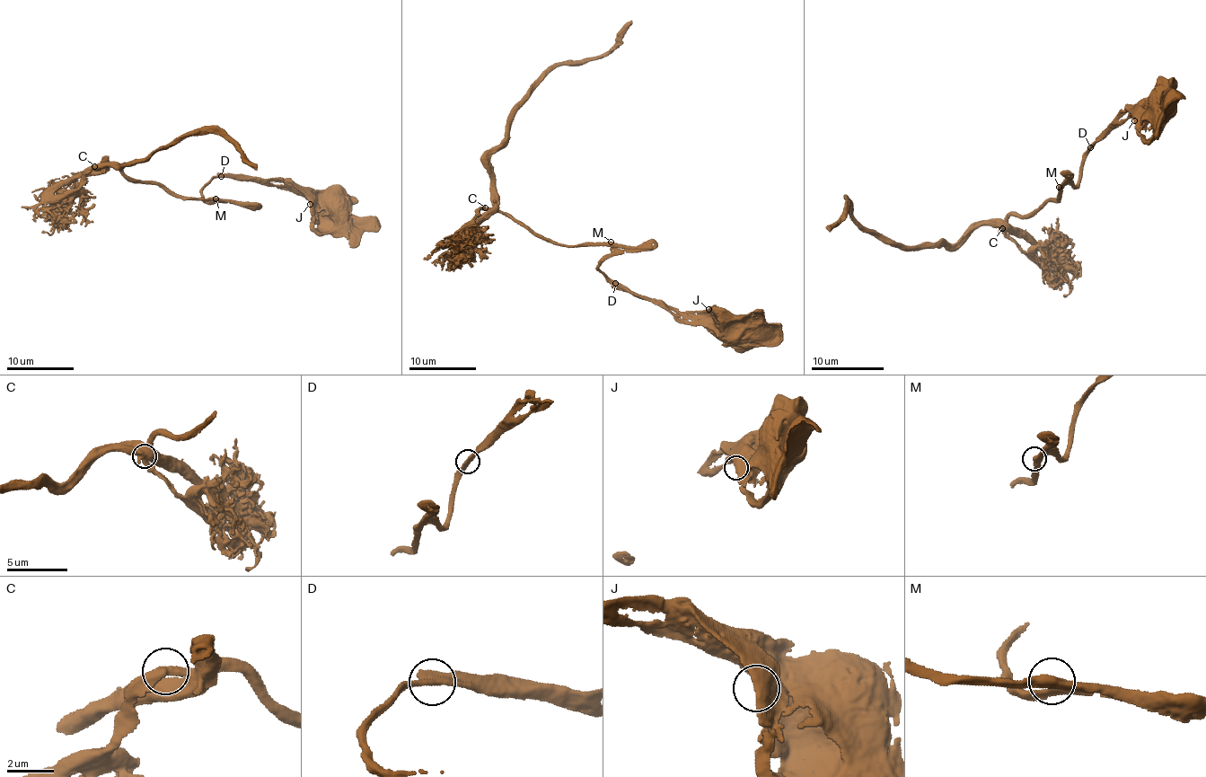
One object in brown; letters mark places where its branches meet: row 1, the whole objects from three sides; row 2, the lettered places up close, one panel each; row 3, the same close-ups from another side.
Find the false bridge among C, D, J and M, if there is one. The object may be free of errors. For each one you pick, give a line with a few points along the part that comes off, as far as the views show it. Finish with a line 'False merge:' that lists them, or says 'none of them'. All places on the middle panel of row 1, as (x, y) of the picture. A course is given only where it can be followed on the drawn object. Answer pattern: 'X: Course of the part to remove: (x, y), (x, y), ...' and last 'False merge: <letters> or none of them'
False merge: none of them

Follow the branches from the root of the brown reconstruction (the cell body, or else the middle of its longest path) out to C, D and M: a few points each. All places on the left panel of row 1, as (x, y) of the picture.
C: (331, 205), (224, 174), (203, 189), (203, 198), (212, 201), (174, 197), (114, 166), (94, 167)
D: (331, 205), (308, 201), (294, 191), (265, 181), (231, 174), (222, 177)
M: (331, 205), (308, 201), (265, 181), (224, 174), (203, 189), (203, 198), (210, 202), (215, 198)

